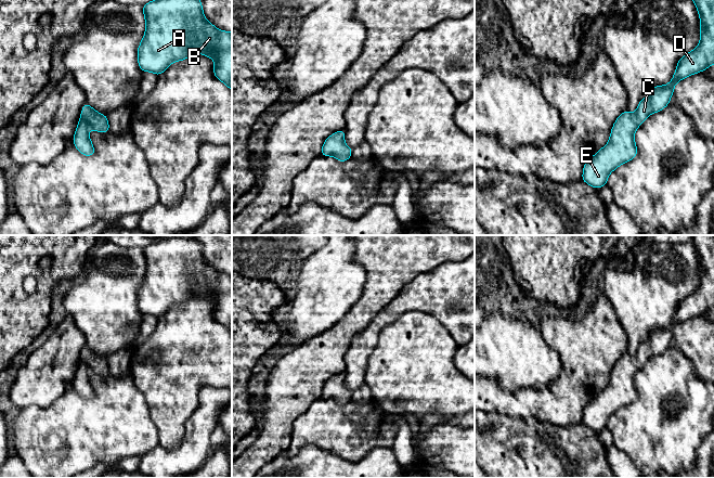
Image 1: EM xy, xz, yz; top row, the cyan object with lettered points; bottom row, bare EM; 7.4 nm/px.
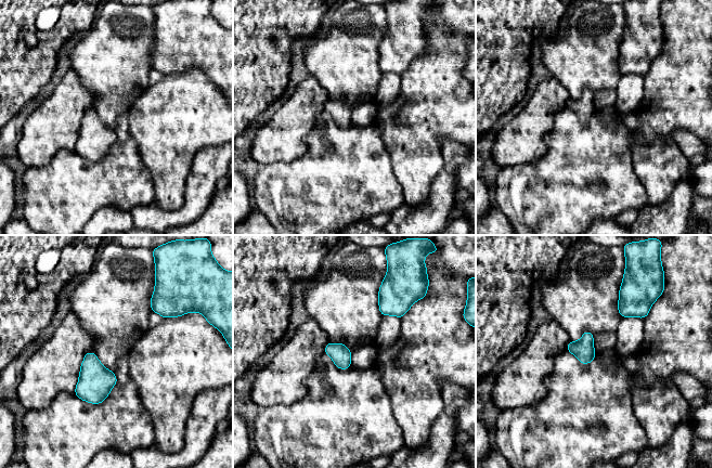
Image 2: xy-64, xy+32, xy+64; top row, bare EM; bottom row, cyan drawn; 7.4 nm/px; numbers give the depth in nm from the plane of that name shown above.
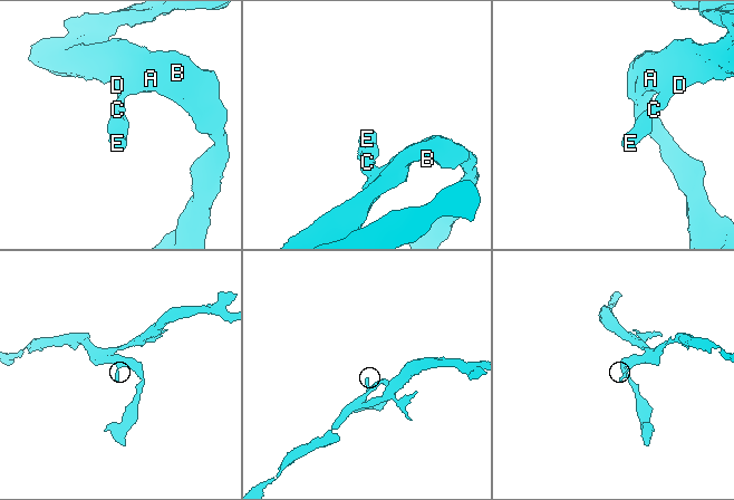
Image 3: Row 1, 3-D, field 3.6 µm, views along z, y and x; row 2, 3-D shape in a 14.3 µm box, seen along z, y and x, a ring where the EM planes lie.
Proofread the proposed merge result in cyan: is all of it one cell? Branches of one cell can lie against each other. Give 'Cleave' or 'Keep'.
Keep

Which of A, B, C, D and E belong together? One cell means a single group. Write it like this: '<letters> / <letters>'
A B C D E

